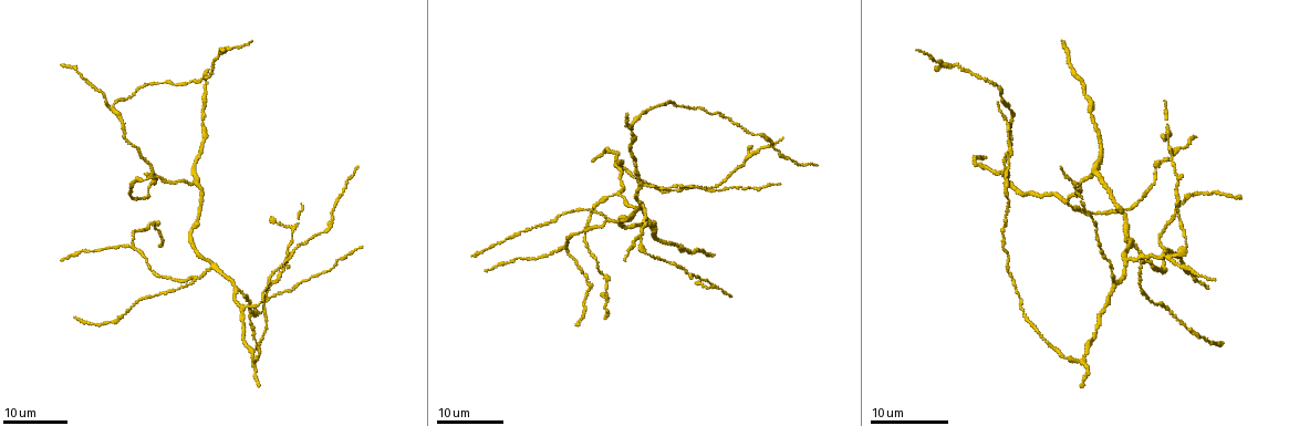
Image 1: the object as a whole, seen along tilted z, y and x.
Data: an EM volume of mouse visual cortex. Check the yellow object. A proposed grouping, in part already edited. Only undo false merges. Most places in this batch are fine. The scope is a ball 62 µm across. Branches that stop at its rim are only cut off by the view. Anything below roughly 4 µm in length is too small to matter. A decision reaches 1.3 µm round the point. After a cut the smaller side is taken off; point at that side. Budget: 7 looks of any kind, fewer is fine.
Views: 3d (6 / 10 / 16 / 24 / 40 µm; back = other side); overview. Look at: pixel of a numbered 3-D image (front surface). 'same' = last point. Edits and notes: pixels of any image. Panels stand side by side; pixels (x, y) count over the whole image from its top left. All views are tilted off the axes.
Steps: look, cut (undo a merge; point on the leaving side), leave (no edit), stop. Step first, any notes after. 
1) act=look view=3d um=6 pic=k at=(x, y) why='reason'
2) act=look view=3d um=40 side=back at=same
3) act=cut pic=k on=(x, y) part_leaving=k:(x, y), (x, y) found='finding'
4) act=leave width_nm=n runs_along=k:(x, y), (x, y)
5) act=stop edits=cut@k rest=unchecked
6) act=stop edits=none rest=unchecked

act=look view=3d um=16 pic=1 at=(247, 308) why='a fork'

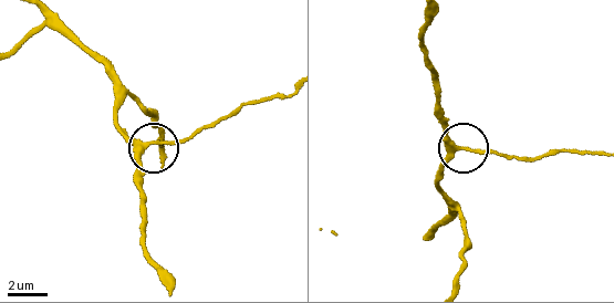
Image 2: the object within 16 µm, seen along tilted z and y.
act=look view=3d um=10 pic=2 at=(458, 148)

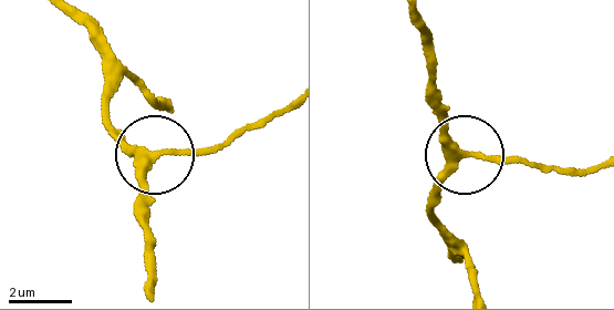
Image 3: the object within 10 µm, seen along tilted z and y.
act=leave runs_along=3:(76, 18), (102, 61), (110, 128), (154, 156), (224, 146) found='continuous, no second neuron'

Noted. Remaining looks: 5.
act=look view=3d um=24 pic=1 at=(240, 289) why='a fork'

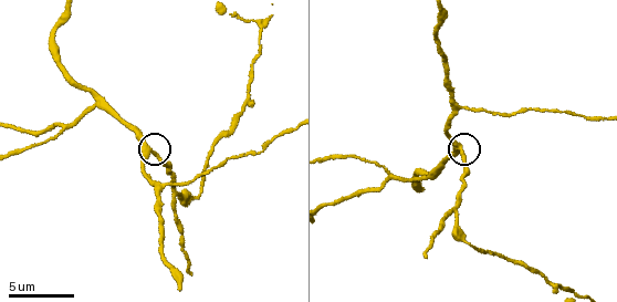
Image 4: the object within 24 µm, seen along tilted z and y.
act=look view=3d um=10 pic=4 at=(149, 154)

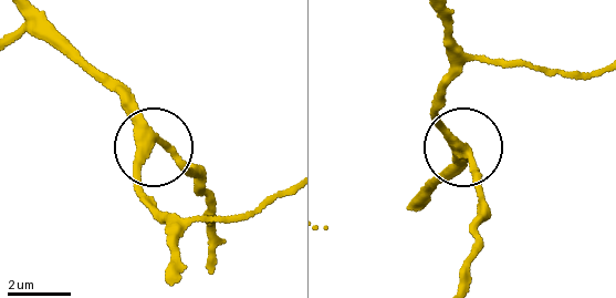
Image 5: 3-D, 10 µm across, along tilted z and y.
act=leave width_nm=270 runs_along=5:(21, 12), (116, 92), (143, 141), (165, 147), (204, 183) found='continuous, no second neuron'

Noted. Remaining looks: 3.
act=look view=3d um=16 pic=1 at=(196, 181) why='branch point'

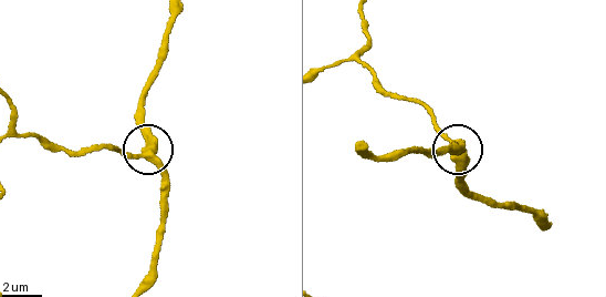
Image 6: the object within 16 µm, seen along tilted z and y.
act=look view=3d um=10 pic=6 at=(145, 153) why='closer look'

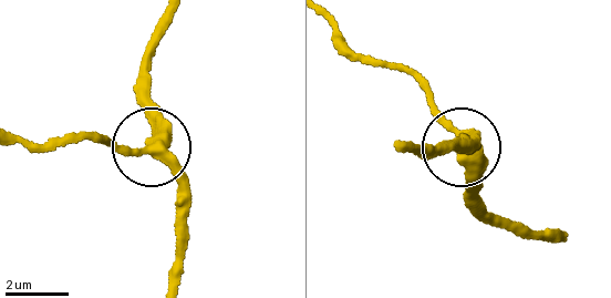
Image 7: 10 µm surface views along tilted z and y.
act=leave side_arm_um=21 found='all the same neuron'

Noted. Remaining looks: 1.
act=stop edits=none rest=unchecked

